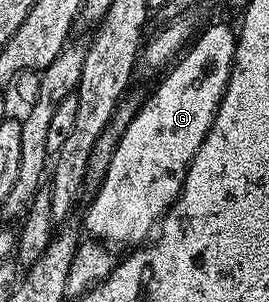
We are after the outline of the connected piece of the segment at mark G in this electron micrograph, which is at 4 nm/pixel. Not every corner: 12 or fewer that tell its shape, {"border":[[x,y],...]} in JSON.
{"border":[[211,26],[125,128],[83,218],[156,233],[227,91],[237,34]]}

